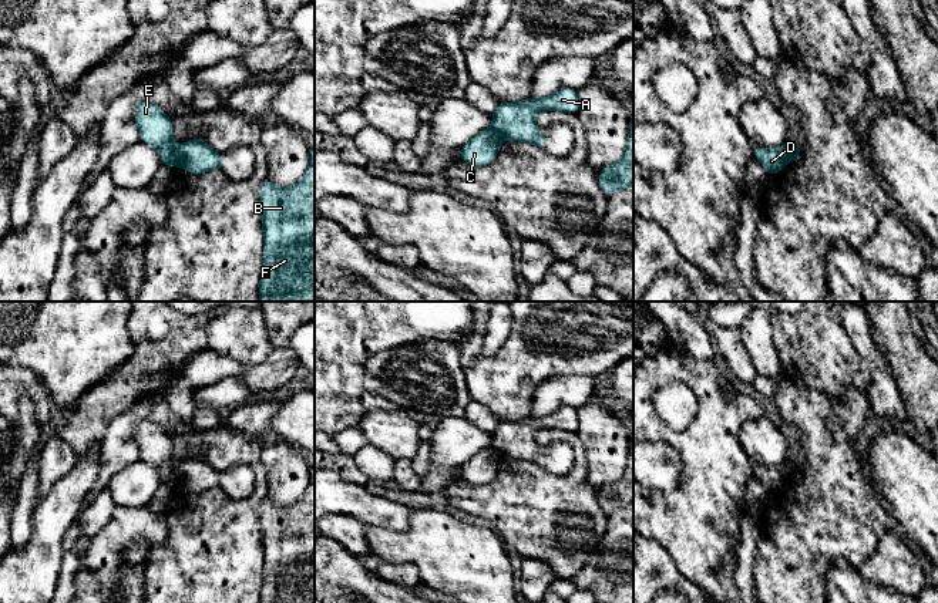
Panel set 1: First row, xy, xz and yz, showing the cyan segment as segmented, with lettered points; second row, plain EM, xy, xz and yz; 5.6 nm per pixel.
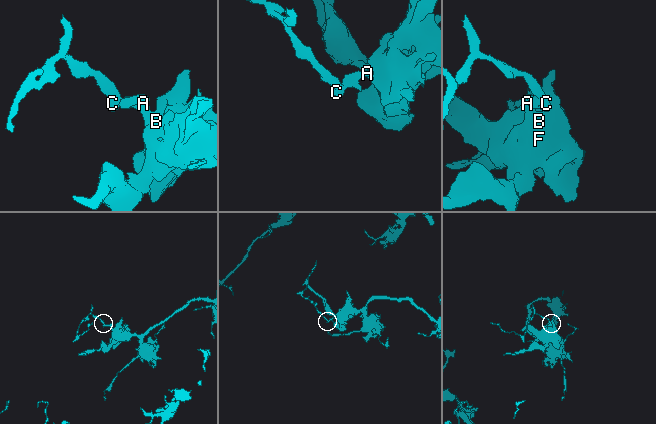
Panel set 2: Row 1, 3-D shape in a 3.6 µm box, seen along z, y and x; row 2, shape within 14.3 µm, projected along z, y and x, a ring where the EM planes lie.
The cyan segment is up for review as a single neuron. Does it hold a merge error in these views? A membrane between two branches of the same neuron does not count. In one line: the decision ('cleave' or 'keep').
cleave

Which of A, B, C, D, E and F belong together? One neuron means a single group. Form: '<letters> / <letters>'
A B D F / C E

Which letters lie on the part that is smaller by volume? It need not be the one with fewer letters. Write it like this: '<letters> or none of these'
C, E

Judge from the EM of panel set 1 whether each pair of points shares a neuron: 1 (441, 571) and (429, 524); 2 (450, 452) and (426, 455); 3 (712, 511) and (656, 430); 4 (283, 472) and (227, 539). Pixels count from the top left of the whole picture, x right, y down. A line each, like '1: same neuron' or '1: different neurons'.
1: same neuron
2: different neurons
3: same neuron
4: different neurons

